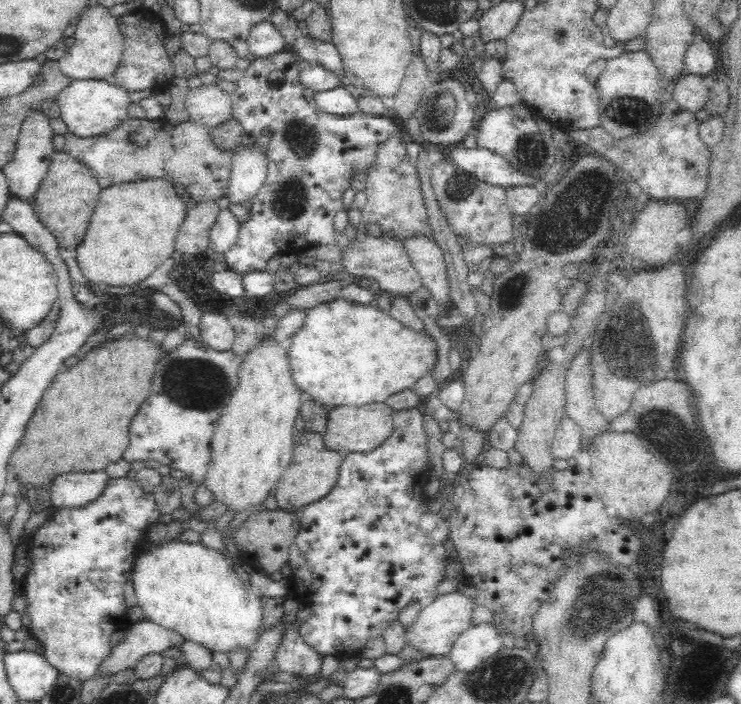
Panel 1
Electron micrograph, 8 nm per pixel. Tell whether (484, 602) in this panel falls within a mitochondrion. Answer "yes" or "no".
no

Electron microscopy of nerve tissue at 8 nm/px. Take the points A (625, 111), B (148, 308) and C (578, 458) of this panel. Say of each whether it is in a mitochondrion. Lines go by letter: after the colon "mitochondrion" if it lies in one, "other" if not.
A: mitochondrion
B: other
C: other

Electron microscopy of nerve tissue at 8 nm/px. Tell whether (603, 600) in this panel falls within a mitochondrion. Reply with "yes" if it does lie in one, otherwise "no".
yes

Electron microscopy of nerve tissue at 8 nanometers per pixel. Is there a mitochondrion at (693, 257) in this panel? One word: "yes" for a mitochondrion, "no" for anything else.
no

